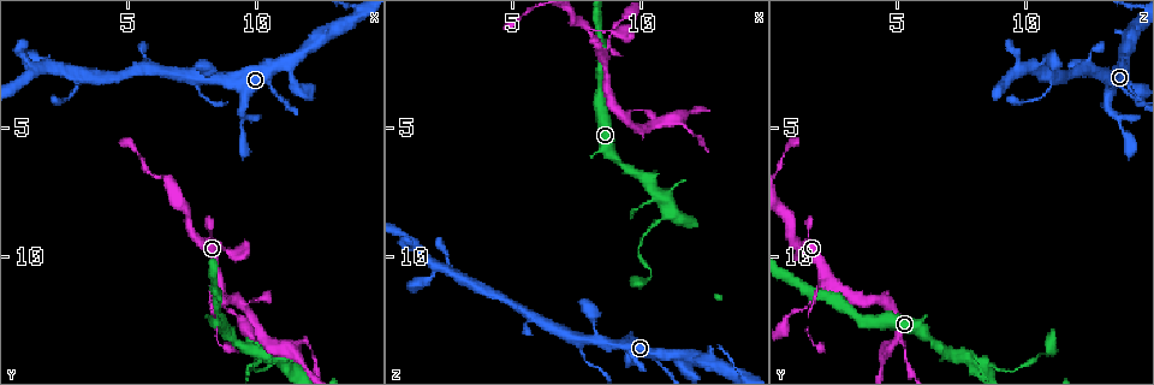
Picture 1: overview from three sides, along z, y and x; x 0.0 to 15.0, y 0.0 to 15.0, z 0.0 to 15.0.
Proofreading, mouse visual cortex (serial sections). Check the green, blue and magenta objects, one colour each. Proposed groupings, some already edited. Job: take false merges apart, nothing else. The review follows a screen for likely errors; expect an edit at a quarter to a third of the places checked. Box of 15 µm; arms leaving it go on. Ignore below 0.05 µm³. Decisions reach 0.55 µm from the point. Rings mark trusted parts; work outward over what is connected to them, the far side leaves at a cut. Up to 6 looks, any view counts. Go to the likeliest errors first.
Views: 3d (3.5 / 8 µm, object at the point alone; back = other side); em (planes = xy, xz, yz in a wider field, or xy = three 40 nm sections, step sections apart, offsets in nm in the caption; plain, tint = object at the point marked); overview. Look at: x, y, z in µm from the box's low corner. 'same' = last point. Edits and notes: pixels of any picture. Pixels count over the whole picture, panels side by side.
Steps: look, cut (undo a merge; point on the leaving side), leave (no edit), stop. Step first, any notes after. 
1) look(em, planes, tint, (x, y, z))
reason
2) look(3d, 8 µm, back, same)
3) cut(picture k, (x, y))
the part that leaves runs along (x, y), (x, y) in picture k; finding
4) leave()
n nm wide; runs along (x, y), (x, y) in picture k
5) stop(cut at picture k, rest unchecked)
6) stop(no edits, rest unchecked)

look(3d, 8 µm, back, (8.6, 11.0, 2.3))
four arms meet

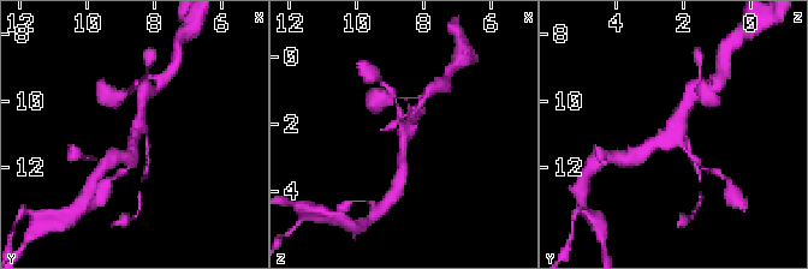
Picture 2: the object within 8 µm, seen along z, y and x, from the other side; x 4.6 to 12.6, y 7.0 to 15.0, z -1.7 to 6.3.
look(em, xy, step 1, tint, (8.6, 10.9, 2.3))
need the tissue

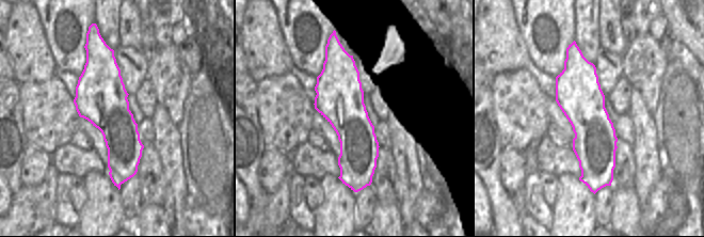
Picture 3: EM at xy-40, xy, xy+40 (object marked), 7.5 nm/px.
leave()
continuous, no second cell

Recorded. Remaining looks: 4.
look(3d, 3.5 µm, (9.3, 11.8, 4.5))
a fork

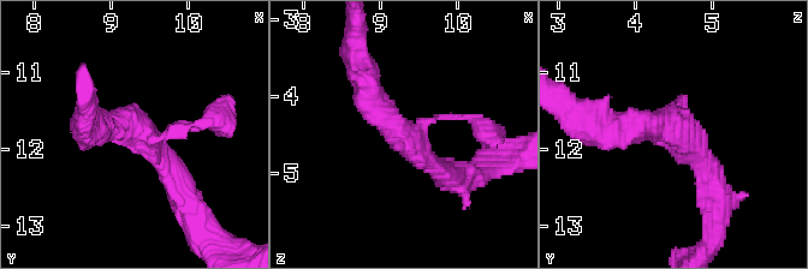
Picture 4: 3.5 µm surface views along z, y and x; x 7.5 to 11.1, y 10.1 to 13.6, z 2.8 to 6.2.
look(em, xy, step 5, tint, (9.40, 11.85, 4.55))

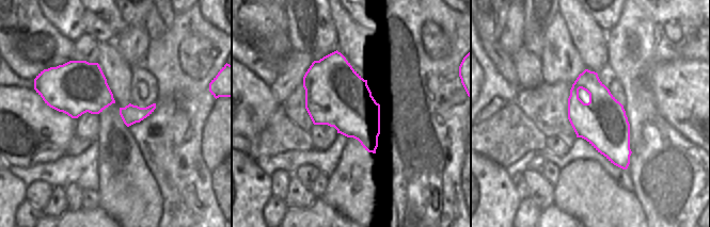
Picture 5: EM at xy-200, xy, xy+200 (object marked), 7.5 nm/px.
leave()
460 nm wide; runs along (366, 78), (373, 106), (451, 177) in picture 4; continuous, no second cell

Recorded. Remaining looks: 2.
look(3d, 3.5 µm, (11.4, 13.5, 4.7))
sharp bend

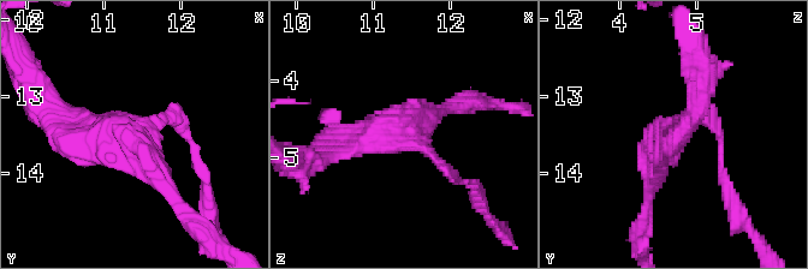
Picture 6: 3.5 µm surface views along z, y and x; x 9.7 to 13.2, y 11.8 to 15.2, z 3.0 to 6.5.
leave()
3 arms; runs along (53, 124), (130, 135), (174, 197) in picture 6; one cell here

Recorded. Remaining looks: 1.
stop(no edits, rest unchecked)

